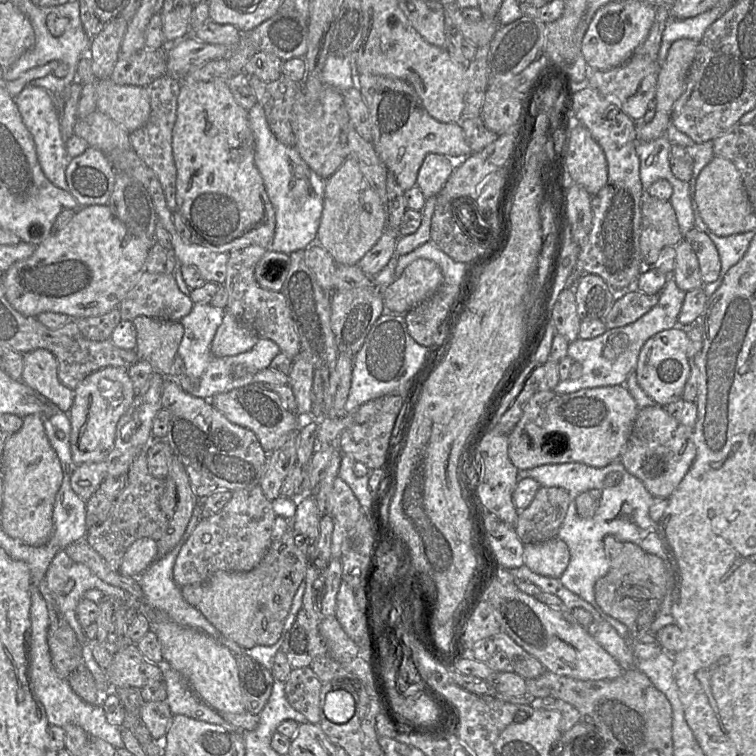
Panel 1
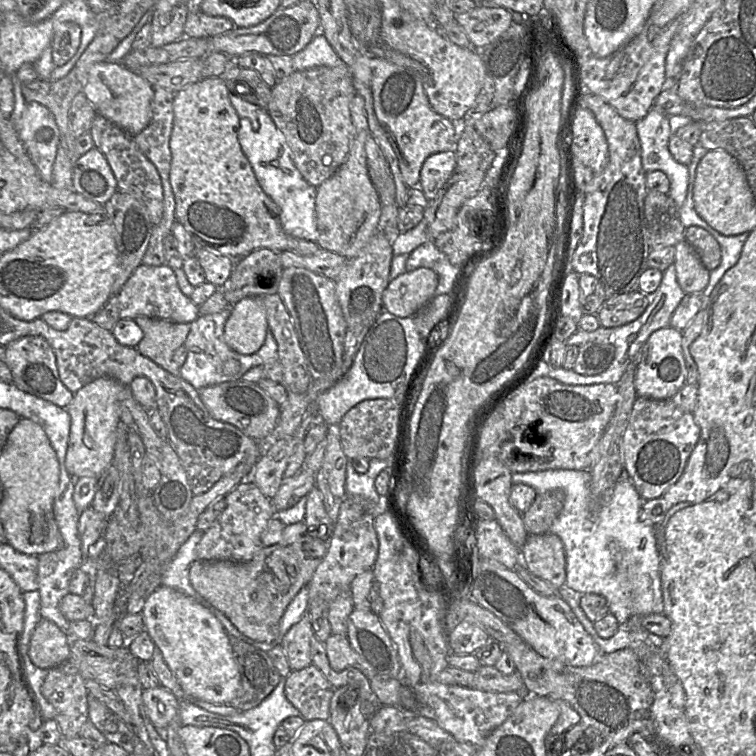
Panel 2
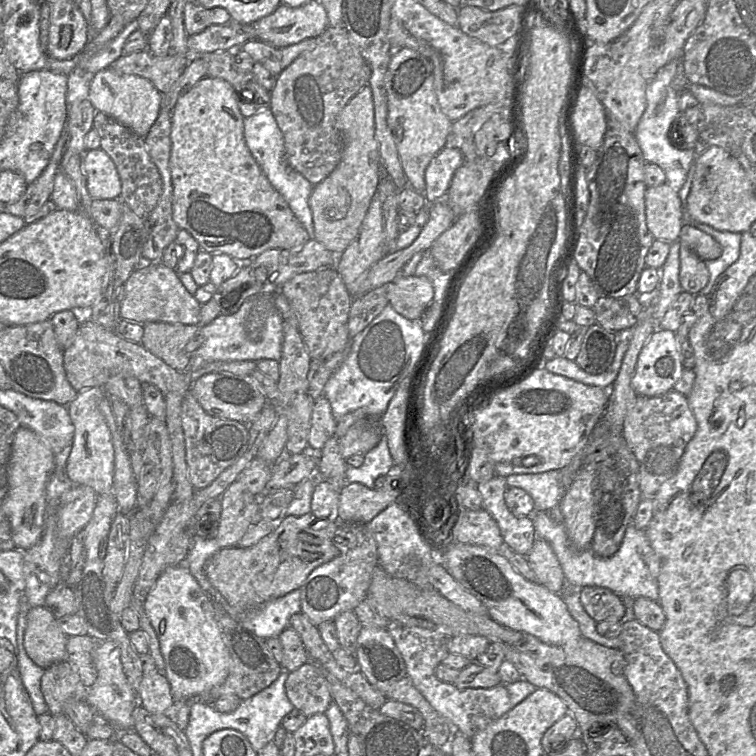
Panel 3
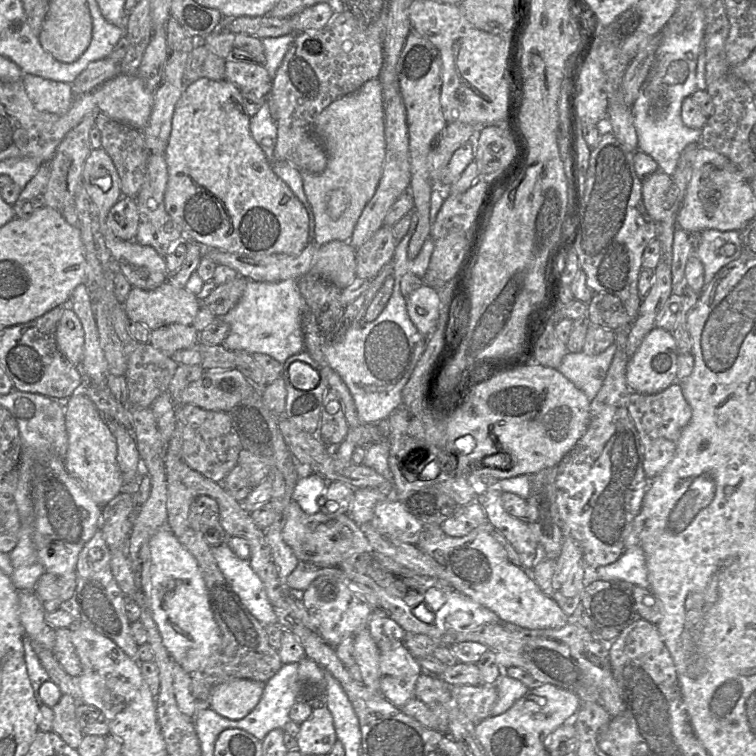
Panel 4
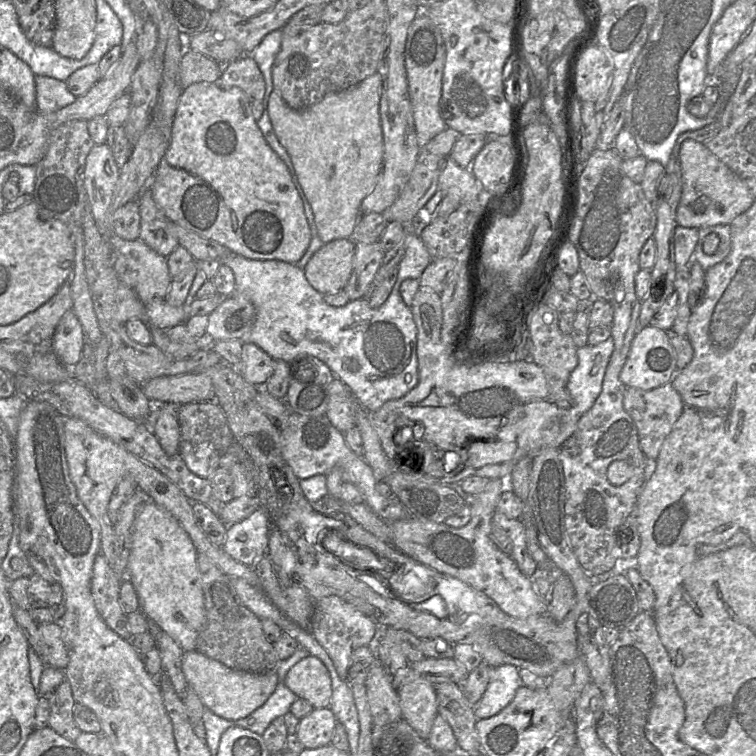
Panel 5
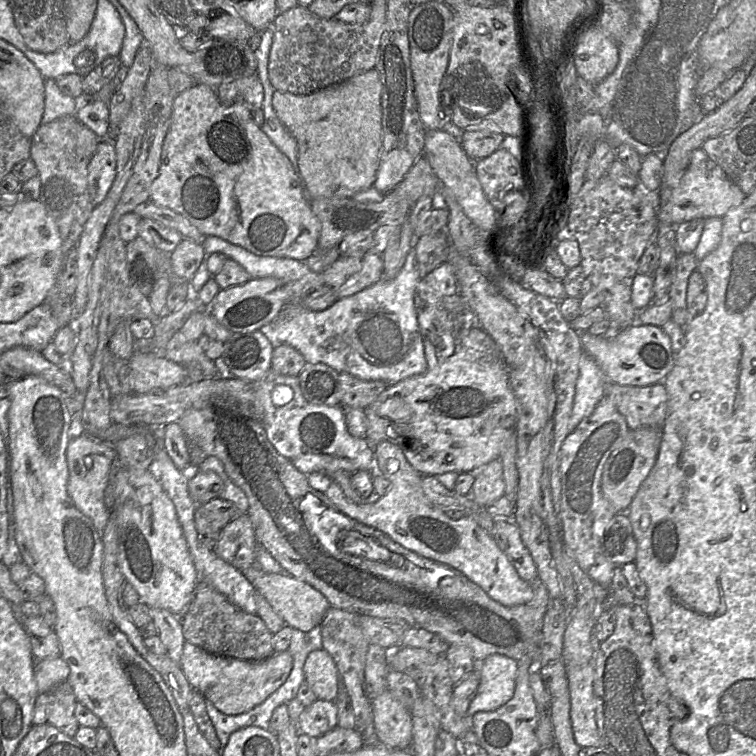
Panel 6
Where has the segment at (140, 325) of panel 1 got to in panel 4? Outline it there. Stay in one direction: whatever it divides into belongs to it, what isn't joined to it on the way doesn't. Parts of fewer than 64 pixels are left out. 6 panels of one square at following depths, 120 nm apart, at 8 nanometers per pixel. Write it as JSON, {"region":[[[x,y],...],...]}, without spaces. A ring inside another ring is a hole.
{"region":[[[170,324],[150,331],[148,342],[156,349],[171,356],[178,350],[192,347],[198,342],[199,332],[186,324]]]}

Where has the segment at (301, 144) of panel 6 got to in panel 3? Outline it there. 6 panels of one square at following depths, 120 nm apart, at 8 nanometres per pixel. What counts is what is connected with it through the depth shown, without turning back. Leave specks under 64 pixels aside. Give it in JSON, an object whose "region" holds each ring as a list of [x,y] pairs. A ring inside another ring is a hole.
{"region":[[[363,87],[342,109],[336,126],[344,140],[341,160],[320,183],[313,186],[309,197],[314,225],[314,239],[334,255],[340,255],[358,235],[383,174],[378,142],[375,137],[372,89]]]}

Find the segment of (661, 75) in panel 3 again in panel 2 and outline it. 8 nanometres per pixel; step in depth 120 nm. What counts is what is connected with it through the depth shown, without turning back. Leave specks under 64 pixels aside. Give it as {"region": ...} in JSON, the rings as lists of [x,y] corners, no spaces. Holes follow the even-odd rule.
{"region":[[[652,107],[647,115],[635,124],[641,146],[643,169],[646,173],[663,171],[670,181],[668,195],[678,208],[681,207],[687,195],[689,167],[677,162],[669,151],[669,116]]]}

